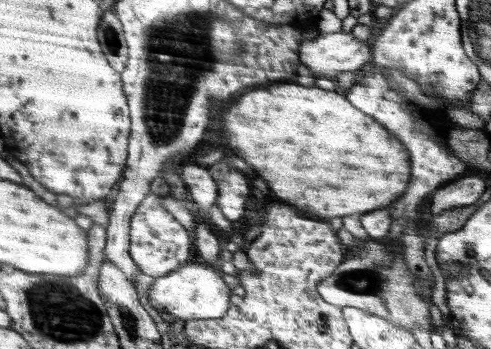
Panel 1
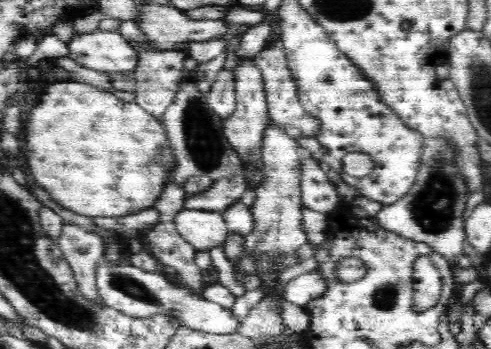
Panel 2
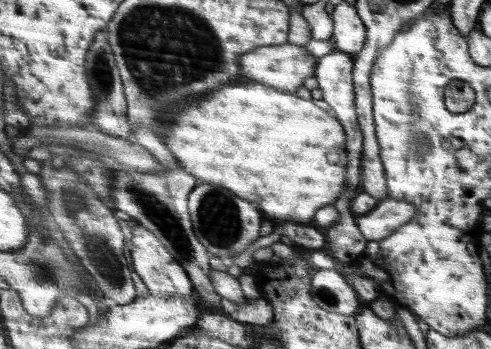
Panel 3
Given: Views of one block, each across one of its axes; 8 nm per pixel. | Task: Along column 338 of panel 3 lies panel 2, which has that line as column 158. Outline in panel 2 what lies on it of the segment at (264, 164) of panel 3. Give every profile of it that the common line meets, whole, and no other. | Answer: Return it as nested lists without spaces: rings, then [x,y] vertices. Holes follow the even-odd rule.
[[[72,78],[70,82],[52,84],[40,104],[32,110],[30,136],[26,126],[26,156],[36,182],[46,188],[62,206],[74,210],[76,214],[120,218],[144,208],[152,208],[170,182],[170,176],[176,168],[176,156],[172,152],[174,148],[166,148],[166,136],[170,138],[170,134],[164,130],[164,124],[142,106],[124,102],[106,90]]]

